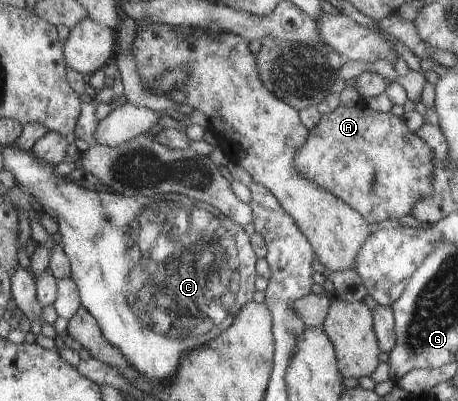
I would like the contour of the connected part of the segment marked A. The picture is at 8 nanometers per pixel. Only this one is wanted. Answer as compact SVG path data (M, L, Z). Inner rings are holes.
M339 106L334 111L322 114L318 124L312 129L311 135L307 137L307 143L300 148L299 153L295 157L296 166L299 167L300 173L304 177L308 177L308 181L314 181L316 185L320 185L322 189L328 189L330 193L334 193L336 197L343 198L352 209L359 210L366 218L368 223L382 223L386 219L400 219L403 215L410 214L412 203L418 203L420 199L431 196L435 192L434 186L434 158L432 157L431 146L427 144L417 133L412 133L406 123L400 119L400 116L392 114L392 112L381 113L371 108Z

